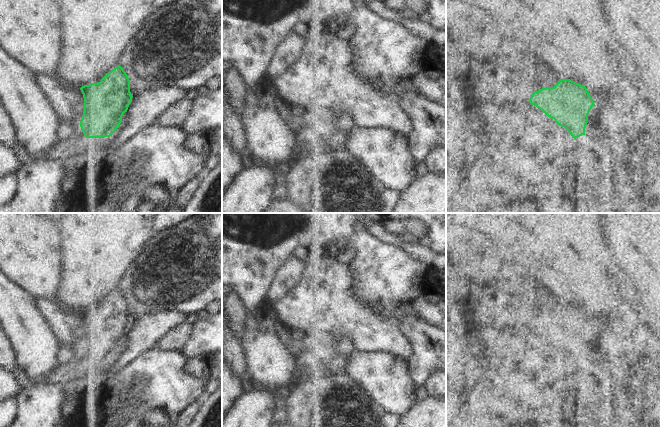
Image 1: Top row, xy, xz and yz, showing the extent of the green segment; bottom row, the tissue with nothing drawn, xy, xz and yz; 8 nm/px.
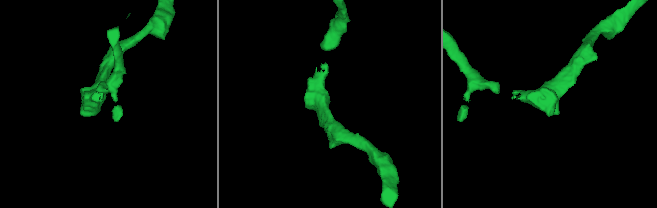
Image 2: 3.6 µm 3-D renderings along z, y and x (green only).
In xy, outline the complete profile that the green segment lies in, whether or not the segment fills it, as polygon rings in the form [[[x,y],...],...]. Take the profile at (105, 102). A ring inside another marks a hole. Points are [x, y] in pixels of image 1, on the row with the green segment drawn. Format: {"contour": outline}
{"contour": [[[119,65],[100,82],[84,85],[80,90],[84,98],[80,127],[86,137],[82,150],[88,155],[102,155],[110,148],[110,136],[119,127],[132,102],[130,80]]]}

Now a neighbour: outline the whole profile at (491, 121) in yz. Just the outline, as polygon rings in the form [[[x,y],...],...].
[[[492,111],[492,113],[485,119],[485,128],[486,129],[496,128],[497,124],[498,119]]]

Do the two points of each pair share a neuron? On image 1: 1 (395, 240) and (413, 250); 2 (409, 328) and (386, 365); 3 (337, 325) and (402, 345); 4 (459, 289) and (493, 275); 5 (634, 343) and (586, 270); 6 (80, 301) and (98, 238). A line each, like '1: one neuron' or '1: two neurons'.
1: one neuron
2: two neurons
3: one neuron
4: two neurons
5: two neurons
6: one neuron

